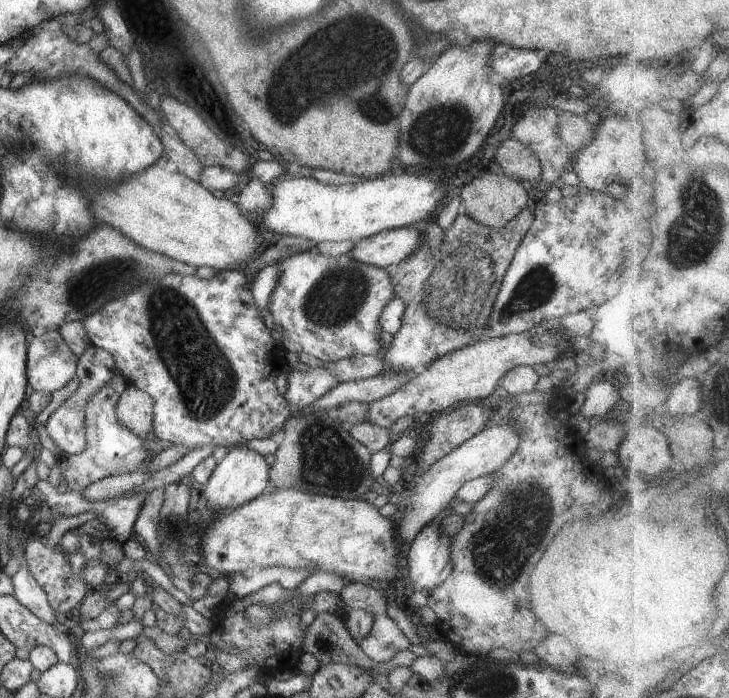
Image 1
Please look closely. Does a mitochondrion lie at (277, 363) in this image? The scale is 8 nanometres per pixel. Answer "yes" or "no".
no

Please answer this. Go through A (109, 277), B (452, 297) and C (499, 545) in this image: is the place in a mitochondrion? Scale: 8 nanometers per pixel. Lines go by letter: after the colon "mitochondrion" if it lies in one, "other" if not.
A: mitochondrion
B: mitochondrion
C: mitochondrion

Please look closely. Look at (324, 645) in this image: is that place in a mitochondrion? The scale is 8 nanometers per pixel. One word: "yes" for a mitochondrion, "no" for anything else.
no

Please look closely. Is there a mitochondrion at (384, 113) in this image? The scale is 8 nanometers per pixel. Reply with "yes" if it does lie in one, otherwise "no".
yes

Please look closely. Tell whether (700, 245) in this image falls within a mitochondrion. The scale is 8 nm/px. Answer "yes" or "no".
yes

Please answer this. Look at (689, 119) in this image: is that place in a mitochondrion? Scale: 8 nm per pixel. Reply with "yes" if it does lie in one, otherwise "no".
no

